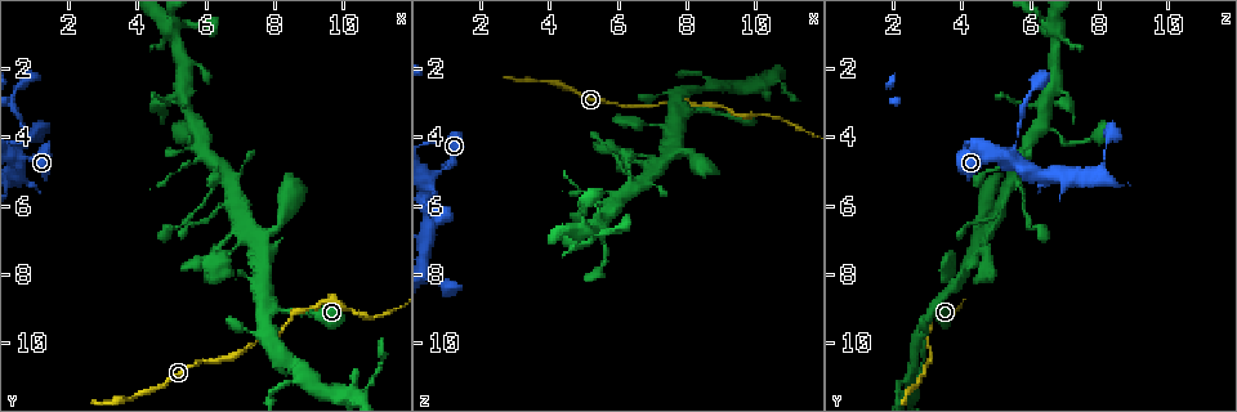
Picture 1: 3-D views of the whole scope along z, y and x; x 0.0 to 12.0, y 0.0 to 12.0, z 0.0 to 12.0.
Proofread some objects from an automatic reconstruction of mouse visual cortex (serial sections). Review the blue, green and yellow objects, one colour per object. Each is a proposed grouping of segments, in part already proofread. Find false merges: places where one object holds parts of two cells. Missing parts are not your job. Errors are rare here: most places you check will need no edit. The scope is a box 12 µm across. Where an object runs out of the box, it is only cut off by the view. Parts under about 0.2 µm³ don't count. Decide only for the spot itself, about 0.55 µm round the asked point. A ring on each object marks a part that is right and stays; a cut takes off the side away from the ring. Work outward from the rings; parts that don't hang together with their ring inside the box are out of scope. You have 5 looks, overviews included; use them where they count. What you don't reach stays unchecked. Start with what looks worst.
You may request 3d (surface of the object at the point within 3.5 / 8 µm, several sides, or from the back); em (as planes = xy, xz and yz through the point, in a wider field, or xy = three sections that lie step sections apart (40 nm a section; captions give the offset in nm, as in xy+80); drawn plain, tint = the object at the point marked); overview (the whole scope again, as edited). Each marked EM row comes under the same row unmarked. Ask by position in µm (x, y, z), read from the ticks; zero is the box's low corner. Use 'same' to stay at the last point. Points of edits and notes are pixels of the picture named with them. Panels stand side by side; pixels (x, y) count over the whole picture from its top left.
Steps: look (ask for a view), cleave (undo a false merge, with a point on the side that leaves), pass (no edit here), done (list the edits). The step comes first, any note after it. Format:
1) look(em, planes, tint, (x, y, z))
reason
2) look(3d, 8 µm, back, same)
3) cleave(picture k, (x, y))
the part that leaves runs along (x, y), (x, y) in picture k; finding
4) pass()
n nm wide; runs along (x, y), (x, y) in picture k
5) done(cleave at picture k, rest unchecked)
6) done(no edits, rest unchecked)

look(3d, 8 µm, (6.7, 10.5, 3.2))
thin neck

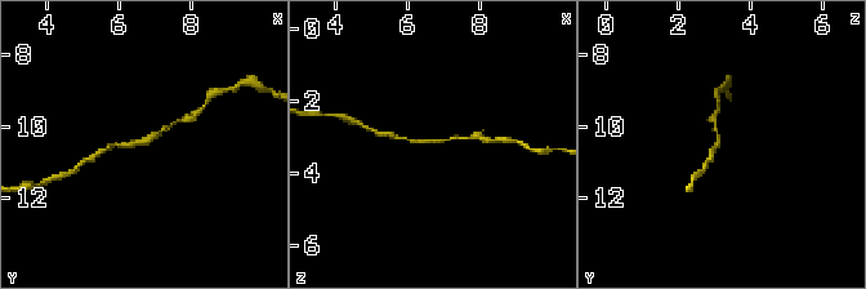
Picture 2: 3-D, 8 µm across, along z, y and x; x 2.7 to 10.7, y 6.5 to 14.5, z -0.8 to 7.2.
look(em, xy, step 1, tint, (6.6, 10.4, 3.1))
shape alone is not enough

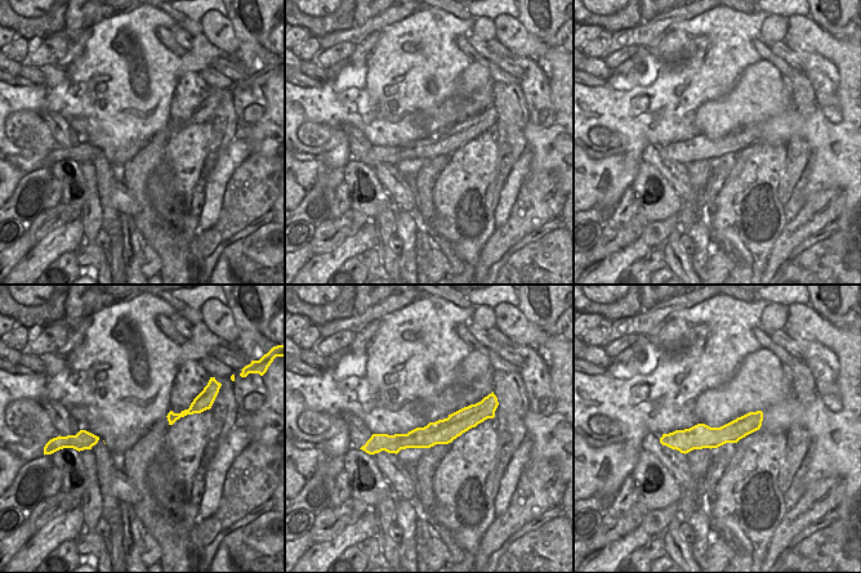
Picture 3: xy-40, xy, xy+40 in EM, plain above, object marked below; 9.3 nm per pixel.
pass()
continuous, no second cell

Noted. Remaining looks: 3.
look(3d, 3.5 µm, (7.9, 9.0, 3.3))
sudden change in width

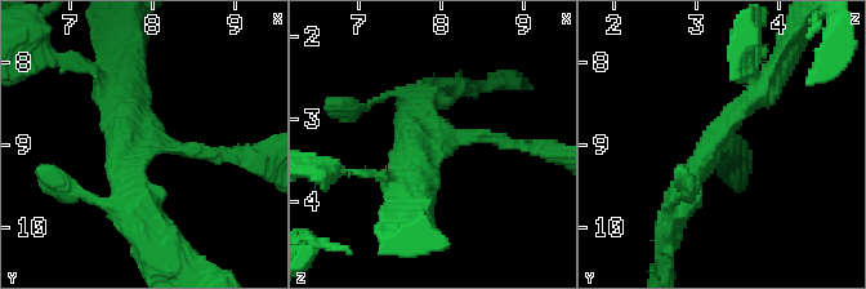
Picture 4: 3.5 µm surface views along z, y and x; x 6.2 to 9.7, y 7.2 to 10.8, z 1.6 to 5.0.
pass()
runs along (231, 156), (143, 145), (128, 84) in picture 4; all the same cell

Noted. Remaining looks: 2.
done(no edits, rest unchecked)

